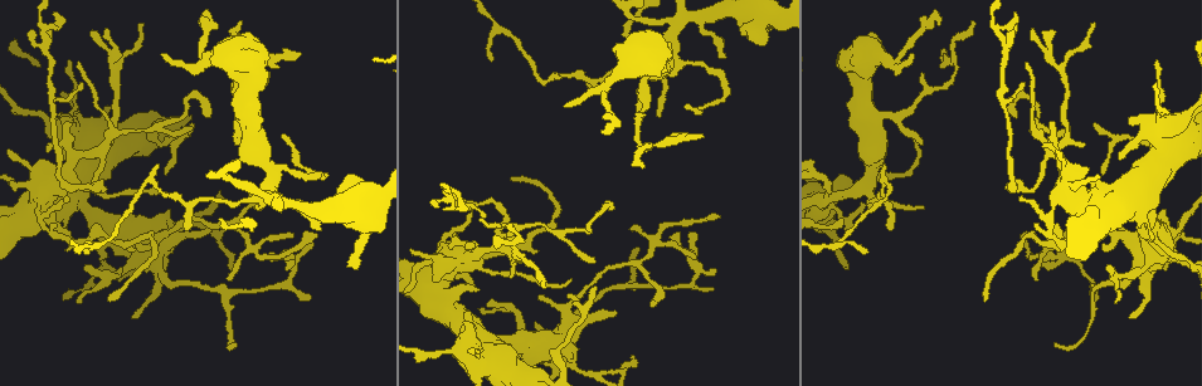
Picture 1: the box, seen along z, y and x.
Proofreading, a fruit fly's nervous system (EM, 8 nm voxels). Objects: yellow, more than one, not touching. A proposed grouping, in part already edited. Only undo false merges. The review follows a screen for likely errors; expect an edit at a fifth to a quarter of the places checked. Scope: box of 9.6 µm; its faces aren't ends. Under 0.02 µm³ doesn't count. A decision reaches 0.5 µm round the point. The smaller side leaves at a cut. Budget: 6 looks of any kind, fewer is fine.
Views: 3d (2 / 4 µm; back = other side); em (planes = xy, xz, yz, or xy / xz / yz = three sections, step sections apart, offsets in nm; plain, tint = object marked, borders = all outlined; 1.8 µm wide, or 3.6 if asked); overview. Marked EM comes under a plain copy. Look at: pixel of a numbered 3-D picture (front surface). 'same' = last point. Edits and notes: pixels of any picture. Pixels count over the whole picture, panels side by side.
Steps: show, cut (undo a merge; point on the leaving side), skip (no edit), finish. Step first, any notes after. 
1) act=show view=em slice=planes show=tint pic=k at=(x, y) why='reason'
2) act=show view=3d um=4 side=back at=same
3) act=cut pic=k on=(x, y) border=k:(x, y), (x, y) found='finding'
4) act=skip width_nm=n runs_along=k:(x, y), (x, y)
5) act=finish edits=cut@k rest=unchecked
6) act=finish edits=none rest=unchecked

act=show view=em um=3.6 slice=xz step=4 show=tint pic=1 at=(1177, 134) why='thick turns thin'

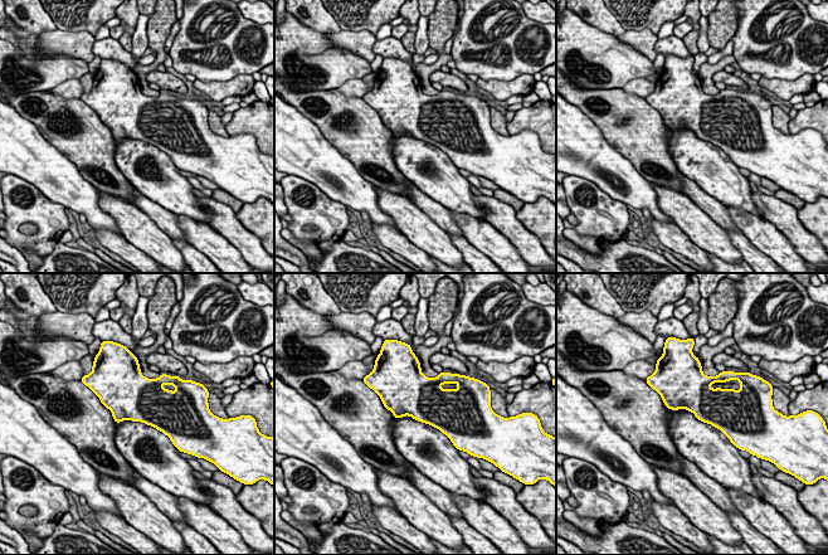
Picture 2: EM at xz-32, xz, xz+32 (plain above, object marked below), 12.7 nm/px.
act=skip found='one cell here'

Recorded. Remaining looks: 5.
act=show view=em um=3.6 slice=planes show=tint pic=1 at=(437, 285) why='looks like a crossing'

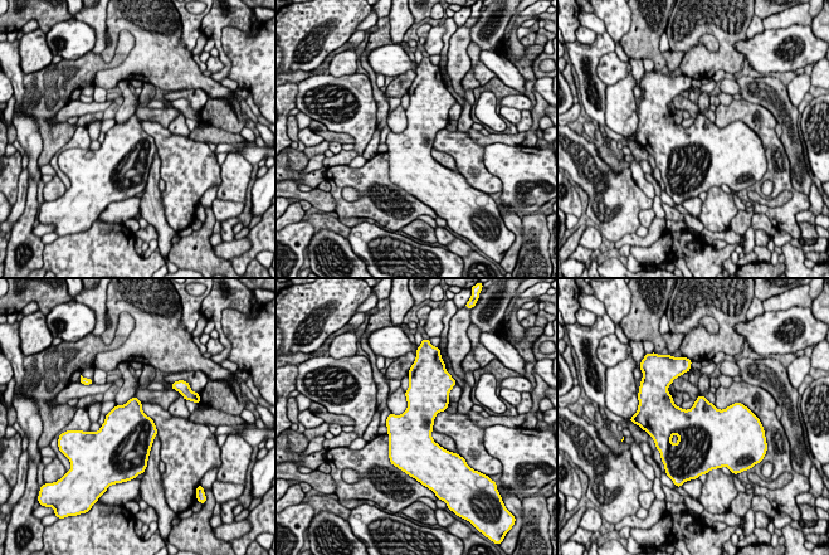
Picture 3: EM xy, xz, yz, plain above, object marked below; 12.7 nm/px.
act=skip found='all the same cell'

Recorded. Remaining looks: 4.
act=show view=em slice=planes show=tint pic=1 at=(98, 149) why='four or more arms meet'

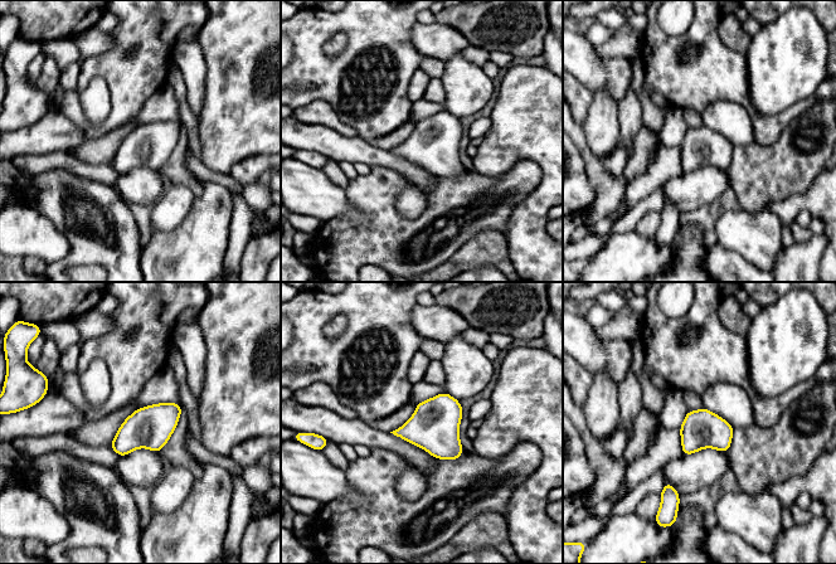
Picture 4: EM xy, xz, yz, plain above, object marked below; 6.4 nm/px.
act=skip found='one cell here'

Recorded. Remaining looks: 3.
act=finish edits=none rest=unchecked

